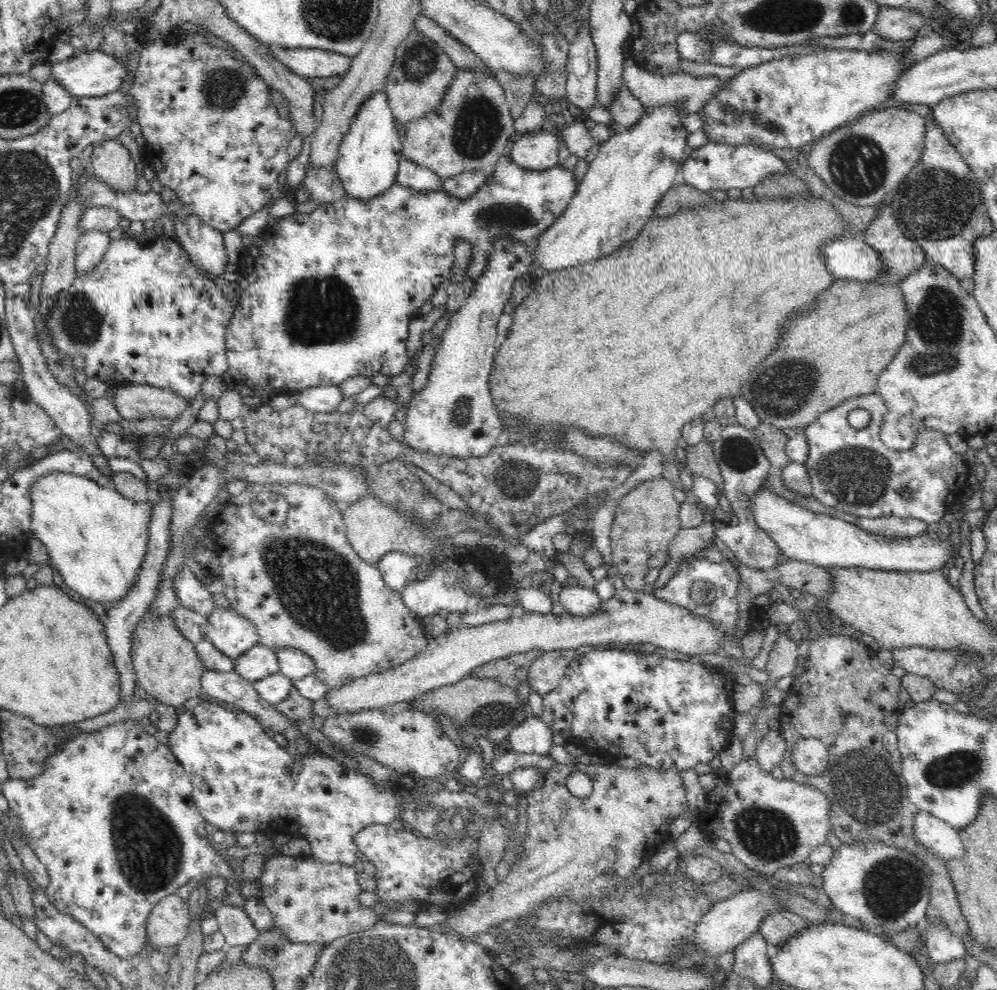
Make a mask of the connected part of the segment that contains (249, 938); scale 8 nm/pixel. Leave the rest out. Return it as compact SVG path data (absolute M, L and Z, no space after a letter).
M222 904L215 910L219 929L225 936L228 947L248 946L258 938L259 930L254 926L244 908Z

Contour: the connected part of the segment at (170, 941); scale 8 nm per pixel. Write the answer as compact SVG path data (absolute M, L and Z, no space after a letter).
M170 894L156 903L147 920L147 939L153 950L166 951L184 940L191 922L188 899Z

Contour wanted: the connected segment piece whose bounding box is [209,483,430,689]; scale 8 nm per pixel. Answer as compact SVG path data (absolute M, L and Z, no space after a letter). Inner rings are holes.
M247 483L245 491L237 496L230 496L227 500L226 508L212 519L209 530L209 537L211 538L211 542L215 544L214 551L218 554L222 567L222 578L225 586L223 594L225 595L226 604L236 610L242 617L248 619L250 623L254 624L259 635L258 644L275 651L282 650L282 648L298 648L302 652L305 652L305 654L308 654L315 663L316 671L314 674L320 680L324 681L324 684L329 688L340 688L340 686L358 678L392 670L392 668L401 666L404 662L412 660L421 650L426 648L430 638L423 630L420 620L415 615L412 615L412 612L410 612L404 601L402 601L402 592L394 593L394 591L390 590L384 584L381 572L377 567L368 564L356 554L356 551L352 548L346 536L343 513L338 508L338 502L329 494L326 494L326 491L320 489L320 487L300 483ZM263 490L275 492L276 495L283 496L287 500L289 509L286 519L281 525L264 521L254 515L252 502L254 502L256 495Z

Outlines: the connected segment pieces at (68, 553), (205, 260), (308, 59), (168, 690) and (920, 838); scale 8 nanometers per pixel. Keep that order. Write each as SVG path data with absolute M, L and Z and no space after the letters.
M50 472L46 476L40 476L32 486L30 486L30 503L31 503L31 533L32 536L36 537L40 542L44 543L44 546L49 550L49 562L54 568L58 569L61 574L66 586L77 592L86 598L86 600L92 600L92 602L100 603L105 608L108 608L109 604L120 603L124 597L130 592L130 588L134 586L140 570L142 570L142 564L146 558L146 550L148 548L148 524L152 520L152 512L154 512L154 504L164 496L164 492L167 490L167 486L160 483L158 480L157 488L151 491L149 497L145 501L133 501L127 499L122 493L119 493L115 488L106 485L102 481L98 481L93 476L76 476L68 474L67 472Z
M185 213L184 216L175 216L175 240L182 246L189 255L193 265L204 275L204 277L220 277L228 264L226 246L222 231L205 223L199 216L192 213Z
M269 45L269 51L278 62L292 72L304 77L329 78L344 76L350 68L352 57L315 48L286 48Z
M148 610L147 614L138 624L138 627L133 631L132 648L130 651L136 673L137 685L142 690L145 690L150 698L154 698L168 707L178 708L186 700L202 694L201 680L205 672L205 667L199 658L195 644L186 640L180 631L178 631L173 616L154 617L150 613L150 610Z
M919 811L913 824L916 842L926 852L939 856L947 863L964 856L964 843L959 831L928 812Z

